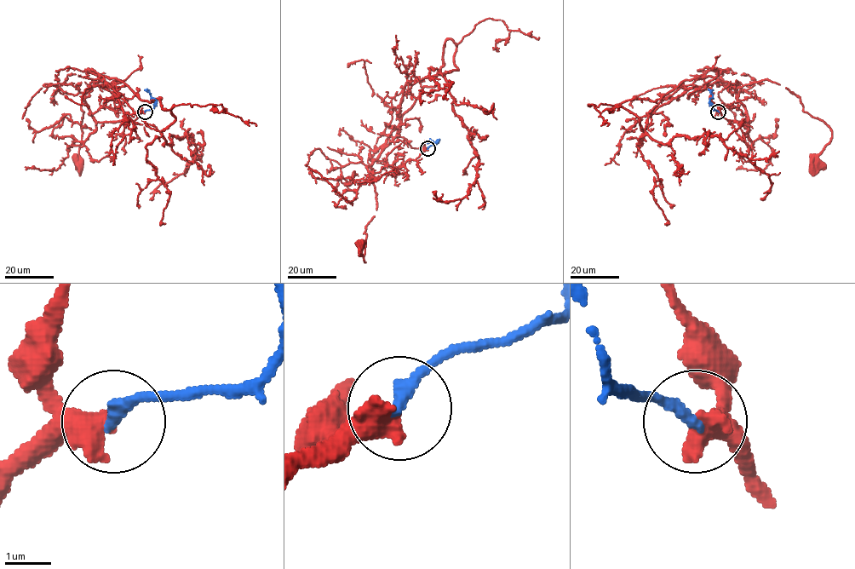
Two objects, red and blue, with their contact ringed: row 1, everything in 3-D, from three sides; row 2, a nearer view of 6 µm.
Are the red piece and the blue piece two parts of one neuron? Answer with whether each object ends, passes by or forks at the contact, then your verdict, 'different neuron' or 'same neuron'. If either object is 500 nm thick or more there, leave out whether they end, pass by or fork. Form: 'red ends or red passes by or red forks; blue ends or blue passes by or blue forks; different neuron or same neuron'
different neuron

